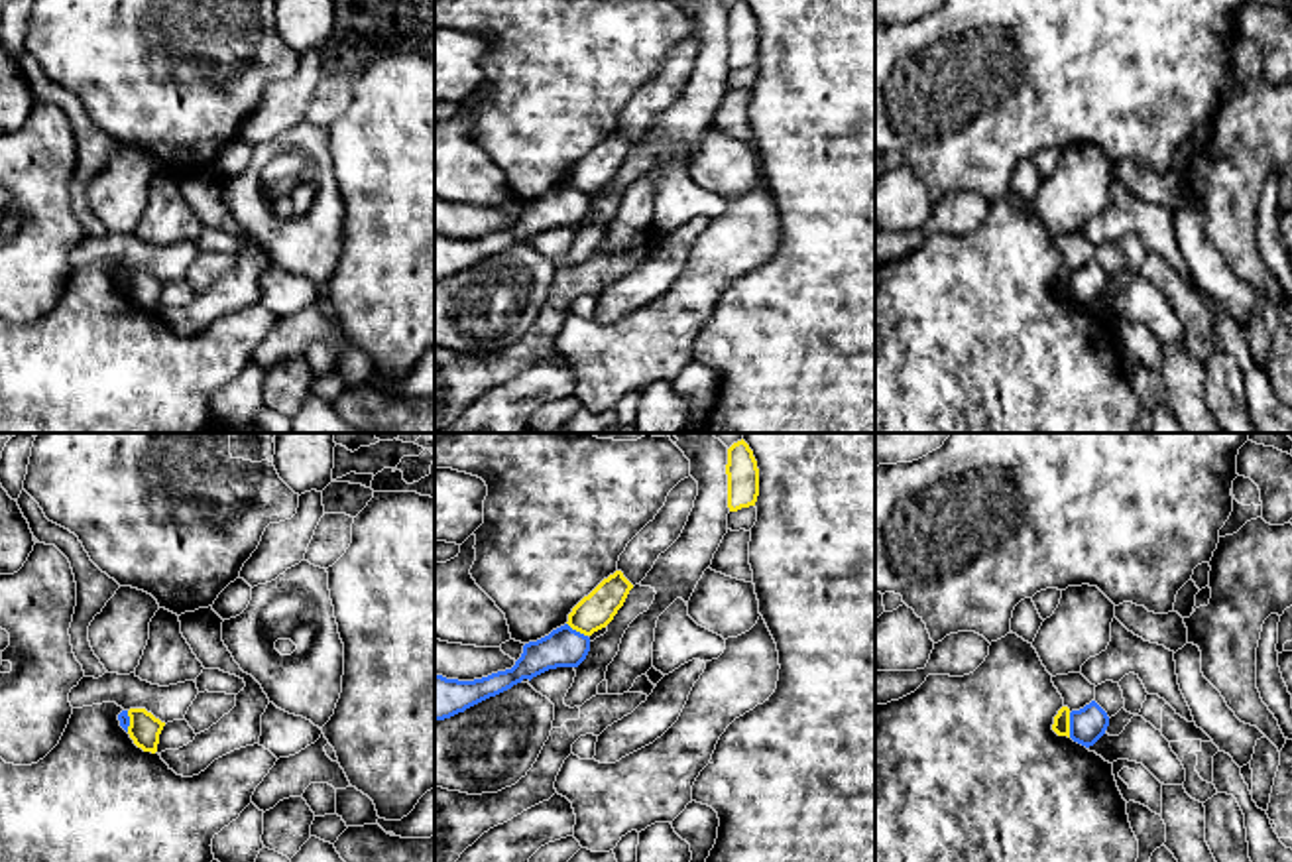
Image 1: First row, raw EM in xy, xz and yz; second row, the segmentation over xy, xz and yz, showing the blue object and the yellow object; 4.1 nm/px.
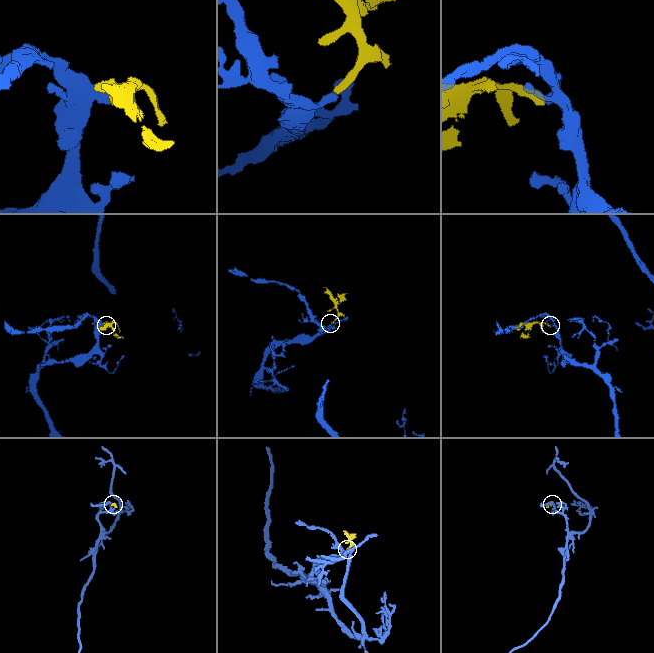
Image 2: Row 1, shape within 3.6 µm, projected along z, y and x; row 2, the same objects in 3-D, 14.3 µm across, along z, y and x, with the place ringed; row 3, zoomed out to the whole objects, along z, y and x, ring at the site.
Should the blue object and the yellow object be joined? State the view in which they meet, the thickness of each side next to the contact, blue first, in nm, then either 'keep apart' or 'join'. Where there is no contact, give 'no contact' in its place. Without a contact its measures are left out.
yz | 150/70 nm | keep apart

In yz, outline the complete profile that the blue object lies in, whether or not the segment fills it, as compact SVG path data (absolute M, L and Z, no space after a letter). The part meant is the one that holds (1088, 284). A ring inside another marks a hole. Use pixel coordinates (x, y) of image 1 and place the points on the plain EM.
M1095 260L1070 272L1070 297L1086 307L1093 305L1107 285L1109 276Z

